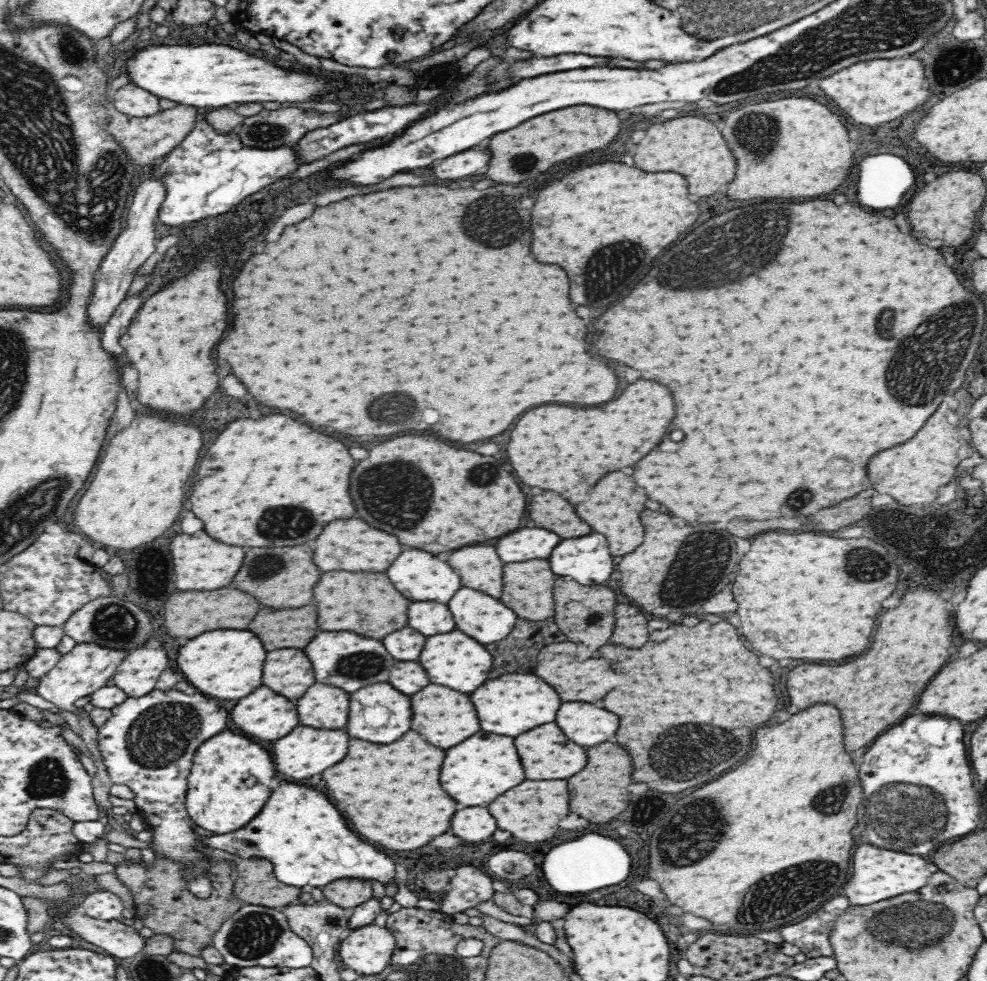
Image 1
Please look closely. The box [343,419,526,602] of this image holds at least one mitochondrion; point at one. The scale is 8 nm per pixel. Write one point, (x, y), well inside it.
(401, 501)

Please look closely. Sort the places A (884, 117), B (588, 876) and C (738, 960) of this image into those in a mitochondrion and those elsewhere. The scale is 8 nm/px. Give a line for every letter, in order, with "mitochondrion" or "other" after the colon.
A: other
B: other
C: other

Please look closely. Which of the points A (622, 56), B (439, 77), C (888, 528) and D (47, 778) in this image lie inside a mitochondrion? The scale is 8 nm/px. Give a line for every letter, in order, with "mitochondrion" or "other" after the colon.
A: other
B: other
C: mitochondrion
D: mitochondrion

